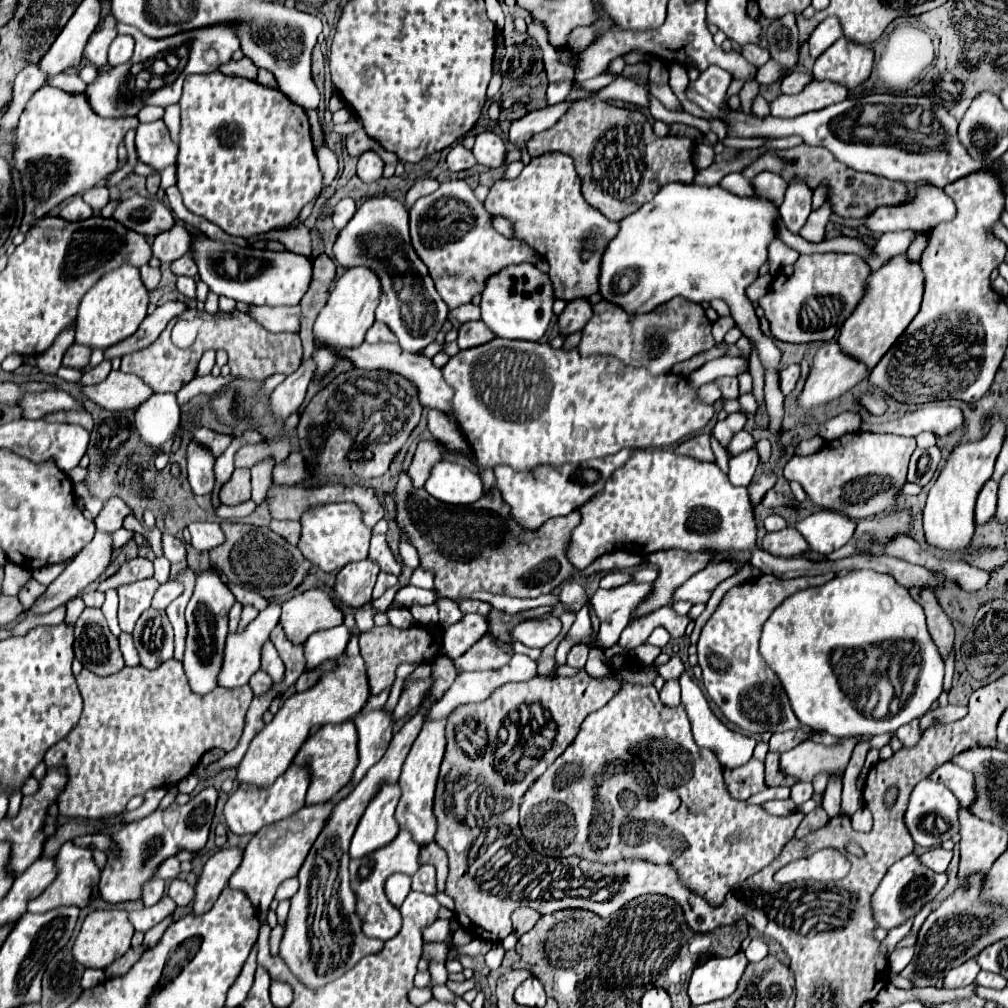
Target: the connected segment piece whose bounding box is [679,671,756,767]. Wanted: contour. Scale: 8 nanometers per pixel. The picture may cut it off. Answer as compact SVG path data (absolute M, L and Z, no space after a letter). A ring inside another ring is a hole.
M685 671L680 679L679 684L681 687L681 703L686 709L686 715L692 723L692 733L694 733L694 741L700 745L700 747L706 747L710 751L716 753L718 761L722 763L722 767L740 767L740 765L746 765L750 759L752 759L752 751L754 751L754 745L756 745L756 739L754 737L748 737L748 735L742 735L742 733L736 733L736 731L730 731L710 709L704 693L700 691L700 687L693 681L691 676Z

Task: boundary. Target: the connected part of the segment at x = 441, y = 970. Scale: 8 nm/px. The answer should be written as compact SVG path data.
M430 963L430 975L432 975L432 985L444 985L448 981L444 963Z

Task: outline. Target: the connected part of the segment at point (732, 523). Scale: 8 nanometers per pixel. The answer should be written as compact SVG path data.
M646 449L636 453L628 465L616 469L614 477L606 481L604 489L582 505L582 523L572 531L568 557L578 571L590 565L596 557L610 551L630 551L636 555L650 555L660 549L686 547L686 551L750 551L750 563L762 573L772 573L780 579L800 575L820 575L846 569L876 569L890 573L904 587L934 587L936 579L928 569L906 563L888 555L872 555L856 551L838 561L810 561L806 557L780 559L768 555L756 543L756 519L748 499L746 487L732 487L726 473L716 463L702 463L698 459L678 455L664 449Z

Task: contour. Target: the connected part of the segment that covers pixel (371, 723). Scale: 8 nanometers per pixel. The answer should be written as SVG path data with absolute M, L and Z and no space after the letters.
M384 709L360 715L354 719L358 731L358 765L352 773L350 785L356 785L372 765L376 765L392 739L392 717Z

